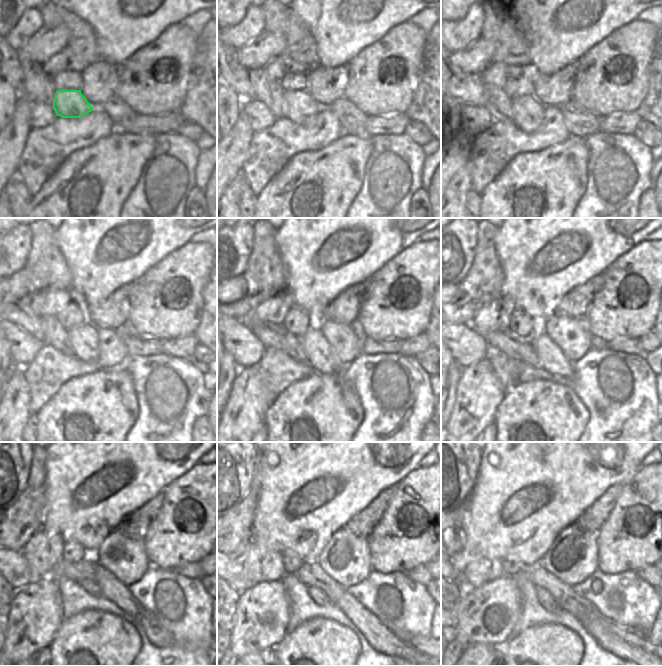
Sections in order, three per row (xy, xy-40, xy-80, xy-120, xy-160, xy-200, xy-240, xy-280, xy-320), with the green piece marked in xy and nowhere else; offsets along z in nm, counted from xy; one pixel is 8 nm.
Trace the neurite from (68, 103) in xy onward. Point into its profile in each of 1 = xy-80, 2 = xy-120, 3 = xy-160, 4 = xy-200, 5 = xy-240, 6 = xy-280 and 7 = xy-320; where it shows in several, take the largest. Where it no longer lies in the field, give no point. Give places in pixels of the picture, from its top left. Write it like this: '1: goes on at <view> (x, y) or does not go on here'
1: goes on at xy-80 (528, 113)
2: goes on at xy-120 (84, 339)
3: goes on at xy-160 (322, 357)
4: goes on at xy-200 (553, 360)
5: goes on at xy-240 (112, 588)
6: goes on at xy-280 (377, 634)
7: goes on at xy-320 (608, 641)

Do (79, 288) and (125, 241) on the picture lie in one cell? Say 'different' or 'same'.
same

